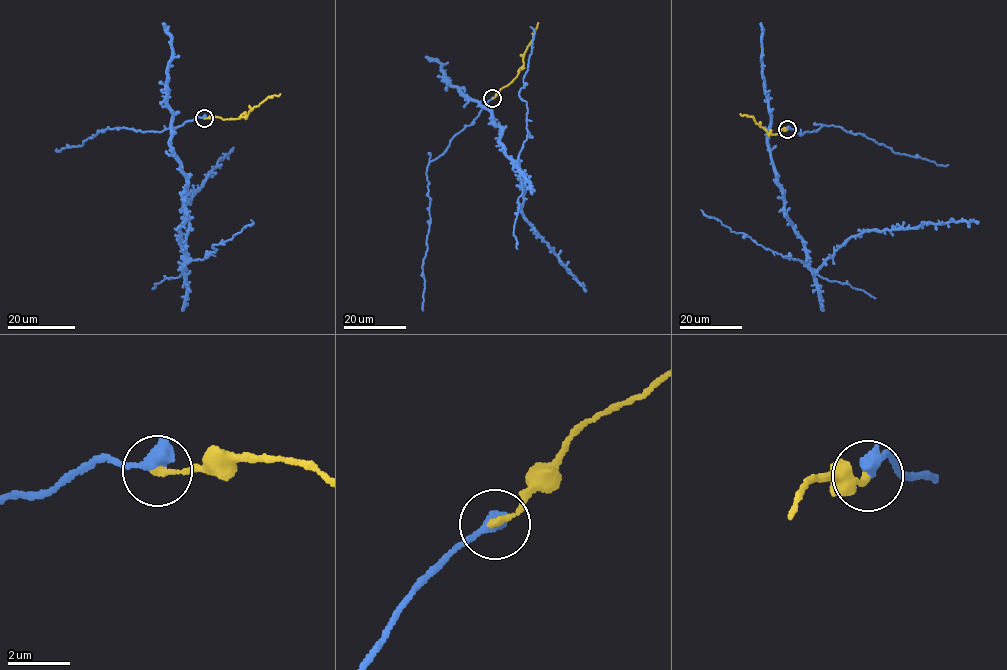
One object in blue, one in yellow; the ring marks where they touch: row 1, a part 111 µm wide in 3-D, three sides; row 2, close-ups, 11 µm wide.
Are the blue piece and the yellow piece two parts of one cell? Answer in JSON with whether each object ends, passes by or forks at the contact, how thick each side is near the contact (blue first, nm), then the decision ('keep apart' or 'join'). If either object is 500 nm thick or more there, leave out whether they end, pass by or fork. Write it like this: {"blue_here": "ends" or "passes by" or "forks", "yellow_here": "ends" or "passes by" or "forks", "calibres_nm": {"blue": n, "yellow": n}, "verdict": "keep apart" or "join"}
{"calibres_nm": {"blue": 500, "yellow": 190}, "verdict": "join"}

